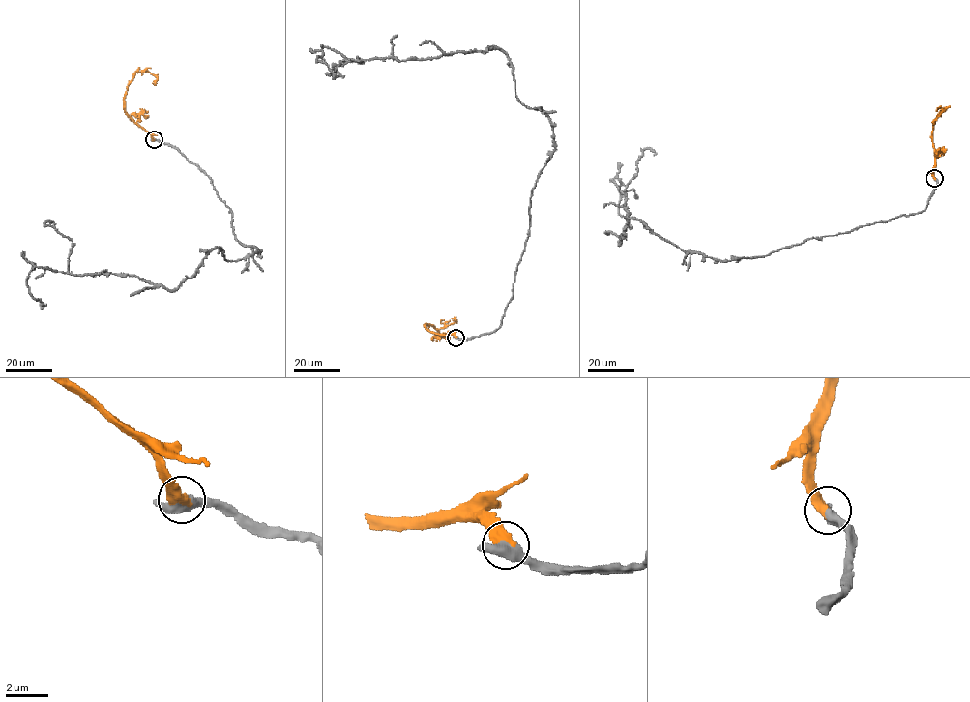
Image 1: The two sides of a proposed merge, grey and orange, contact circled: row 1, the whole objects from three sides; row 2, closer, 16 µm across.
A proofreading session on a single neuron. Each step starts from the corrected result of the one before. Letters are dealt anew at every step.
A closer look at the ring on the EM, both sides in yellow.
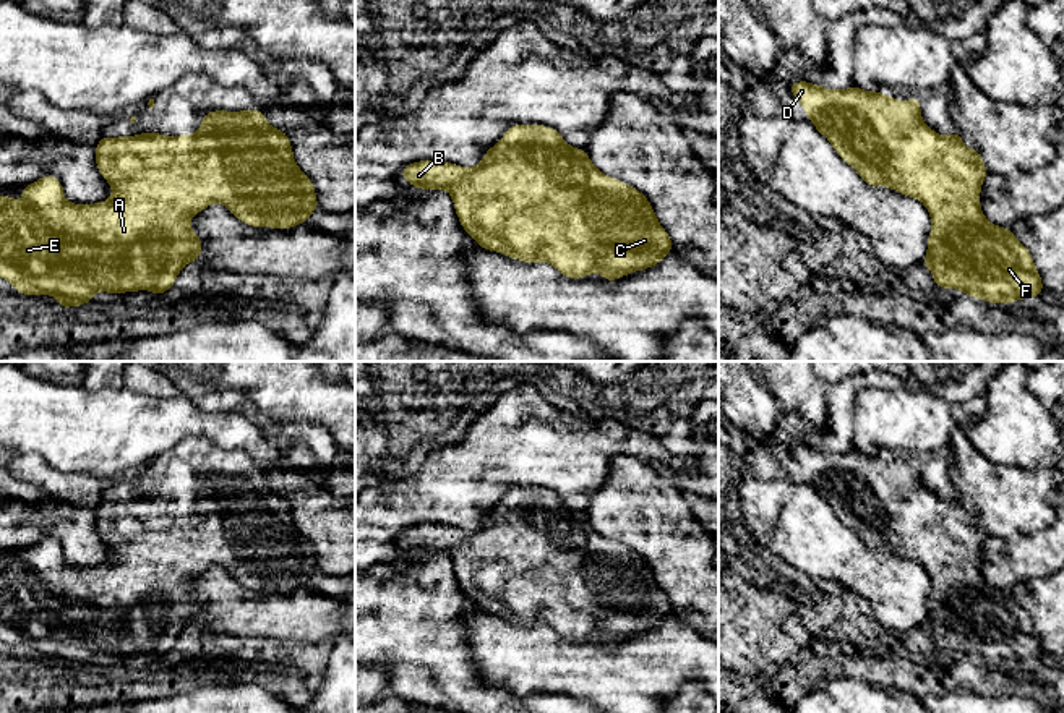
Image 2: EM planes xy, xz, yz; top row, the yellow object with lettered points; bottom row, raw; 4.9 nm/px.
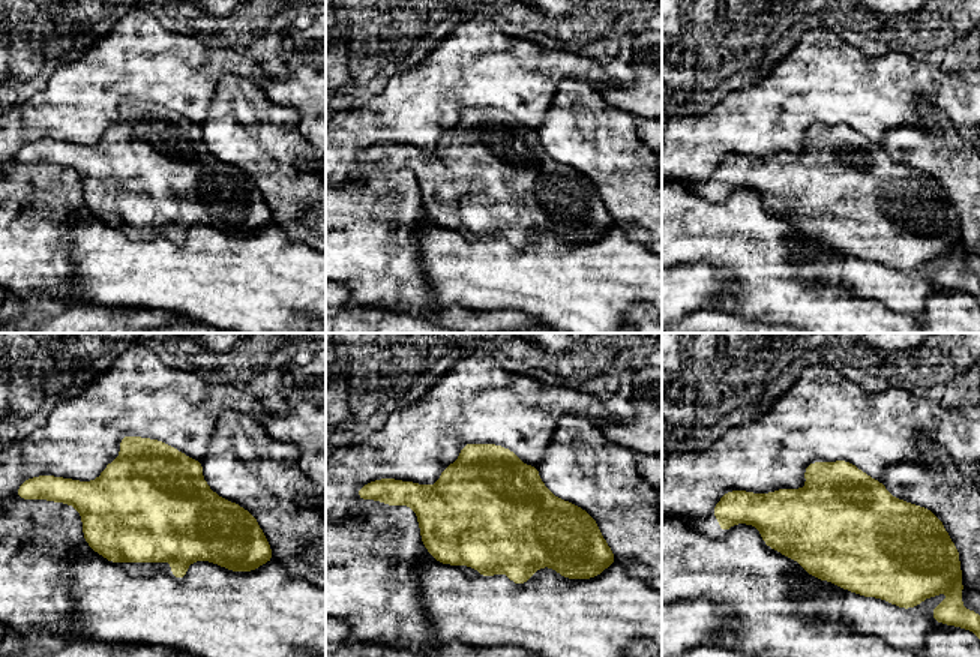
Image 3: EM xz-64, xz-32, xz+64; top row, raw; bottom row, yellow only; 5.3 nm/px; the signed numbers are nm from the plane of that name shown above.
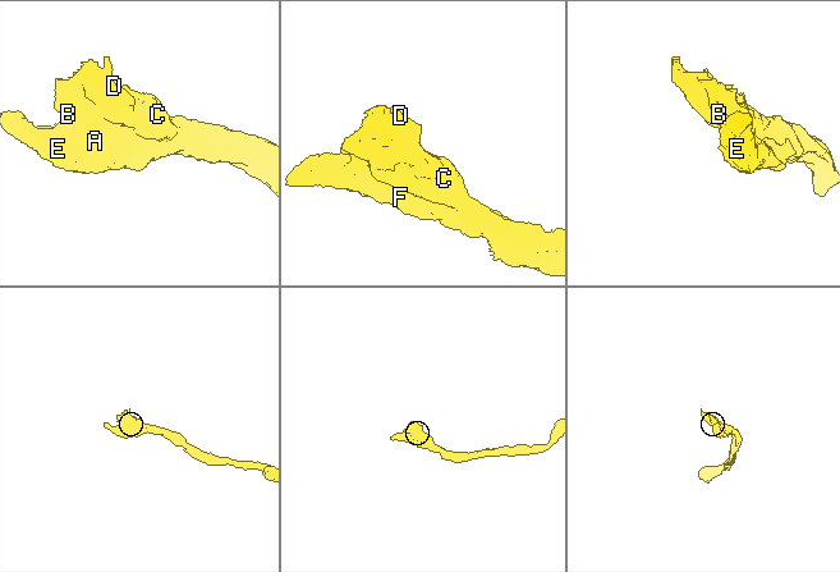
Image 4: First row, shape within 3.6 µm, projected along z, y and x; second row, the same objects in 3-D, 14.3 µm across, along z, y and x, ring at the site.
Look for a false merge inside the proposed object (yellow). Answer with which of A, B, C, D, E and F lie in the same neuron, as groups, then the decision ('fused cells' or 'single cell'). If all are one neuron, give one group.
groups A B C D E F; single cell

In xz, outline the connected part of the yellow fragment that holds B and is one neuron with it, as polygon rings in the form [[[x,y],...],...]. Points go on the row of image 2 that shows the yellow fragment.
[[[511,125],[474,169],[443,160],[418,160],[405,165],[401,177],[414,188],[448,190],[459,224],[478,248],[503,253],[521,263],[547,261],[569,279],[587,277],[598,269],[605,280],[613,282],[634,271],[654,267],[673,250],[649,199],[628,183],[603,175],[590,162],[586,149],[571,147],[551,126]]]

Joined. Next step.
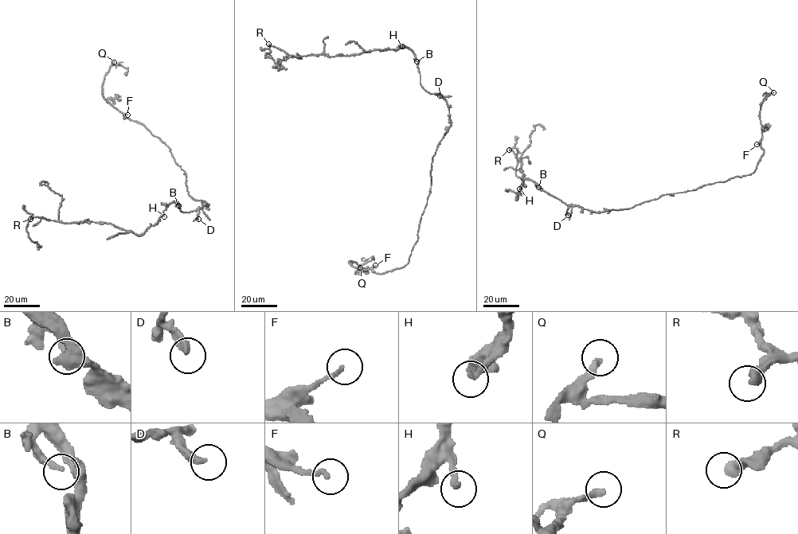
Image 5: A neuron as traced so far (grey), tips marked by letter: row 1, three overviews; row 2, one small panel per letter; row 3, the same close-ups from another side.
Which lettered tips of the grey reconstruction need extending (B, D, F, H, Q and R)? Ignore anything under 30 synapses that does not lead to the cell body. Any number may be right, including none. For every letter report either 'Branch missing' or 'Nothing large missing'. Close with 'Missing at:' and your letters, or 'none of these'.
B: Nothing large missing
D: Nothing large missing
F: Nothing large missing
H: Nothing large missing
Q: Branch missing
R: Nothing large missing
Missing at: Q

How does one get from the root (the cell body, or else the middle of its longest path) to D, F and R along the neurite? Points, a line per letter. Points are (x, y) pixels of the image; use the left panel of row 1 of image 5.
D: (208, 206), (199, 209), (197, 217), (198, 219)
F: (208, 206), (189, 194), (185, 172), (175, 161), (168, 146), (143, 124), (123, 115), (127, 114)
R: (208, 206), (183, 212), (179, 204), (171, 202), (159, 220), (138, 235), (109, 224), (30, 219)

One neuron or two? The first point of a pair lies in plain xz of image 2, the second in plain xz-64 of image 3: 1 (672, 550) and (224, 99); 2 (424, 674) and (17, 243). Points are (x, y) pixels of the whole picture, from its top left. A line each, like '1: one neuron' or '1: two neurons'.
1: one neuron
2: one neuron

